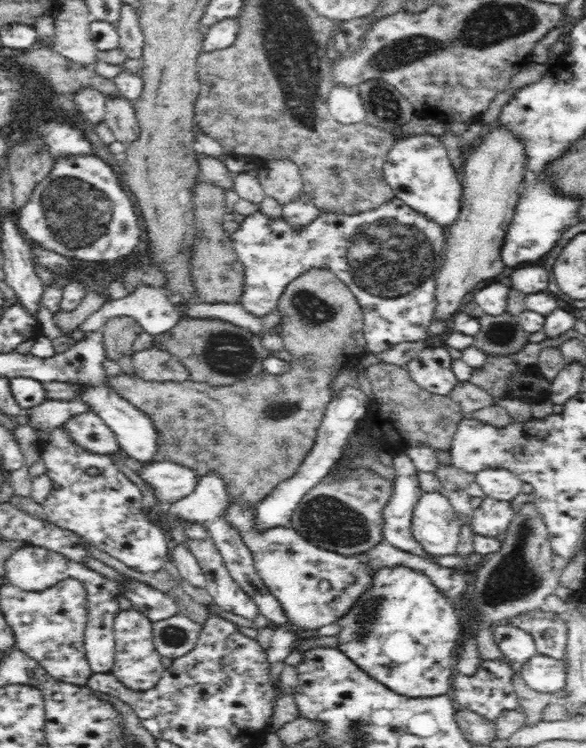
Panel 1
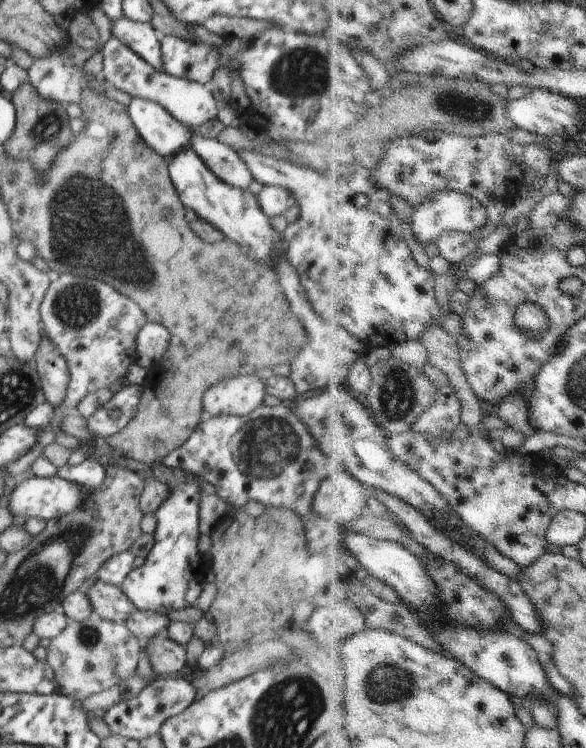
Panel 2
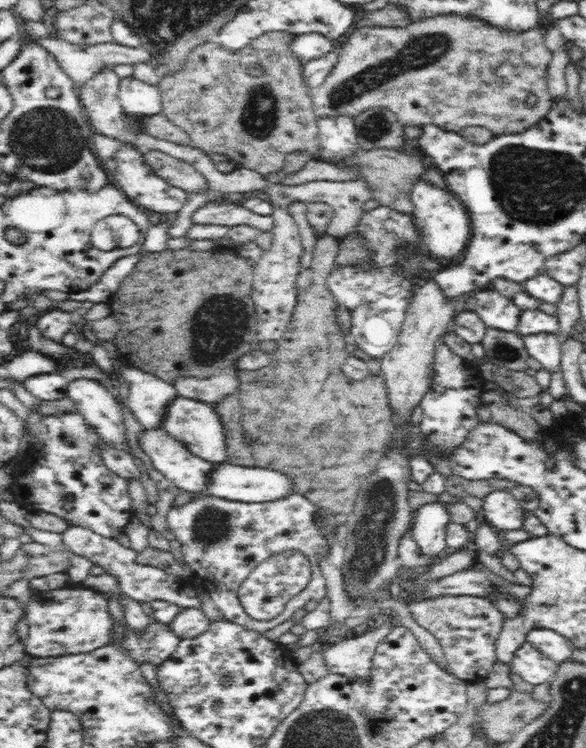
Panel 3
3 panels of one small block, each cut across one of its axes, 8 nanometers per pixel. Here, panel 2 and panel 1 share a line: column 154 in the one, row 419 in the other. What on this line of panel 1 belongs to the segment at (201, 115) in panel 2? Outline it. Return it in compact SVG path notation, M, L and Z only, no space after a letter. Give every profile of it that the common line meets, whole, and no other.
M82 412L63 424L72 443L94 454L110 455L120 451L114 431L96 413Z

